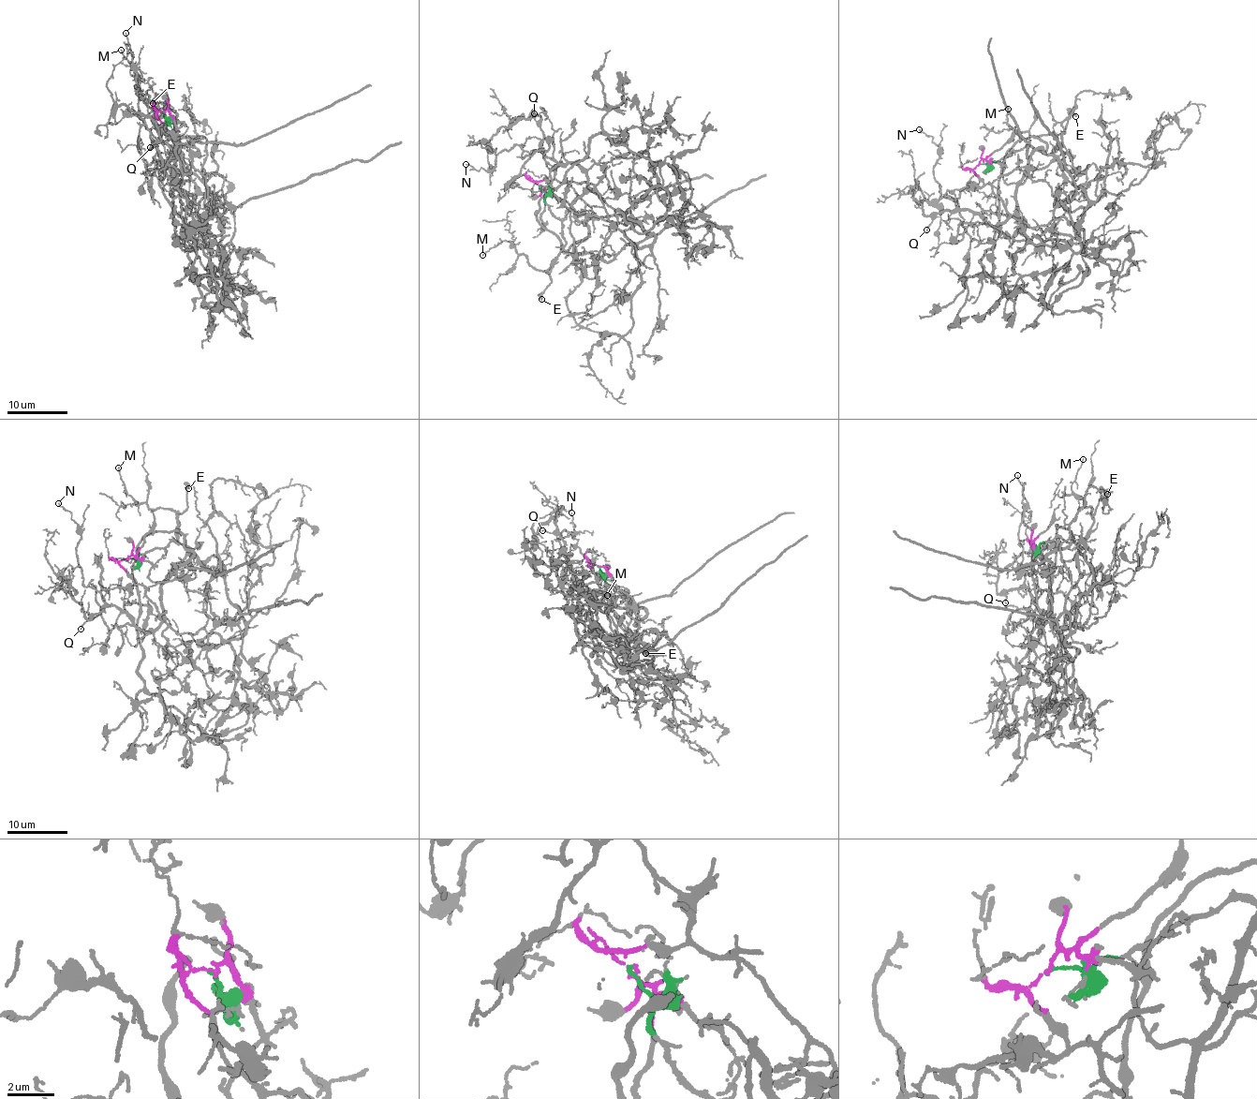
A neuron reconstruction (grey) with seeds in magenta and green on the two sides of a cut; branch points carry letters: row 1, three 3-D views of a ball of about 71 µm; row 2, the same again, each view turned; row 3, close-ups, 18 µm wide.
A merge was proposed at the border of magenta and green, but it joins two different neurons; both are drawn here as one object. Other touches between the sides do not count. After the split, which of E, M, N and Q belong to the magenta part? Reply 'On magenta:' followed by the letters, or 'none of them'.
On magenta: N, Q

